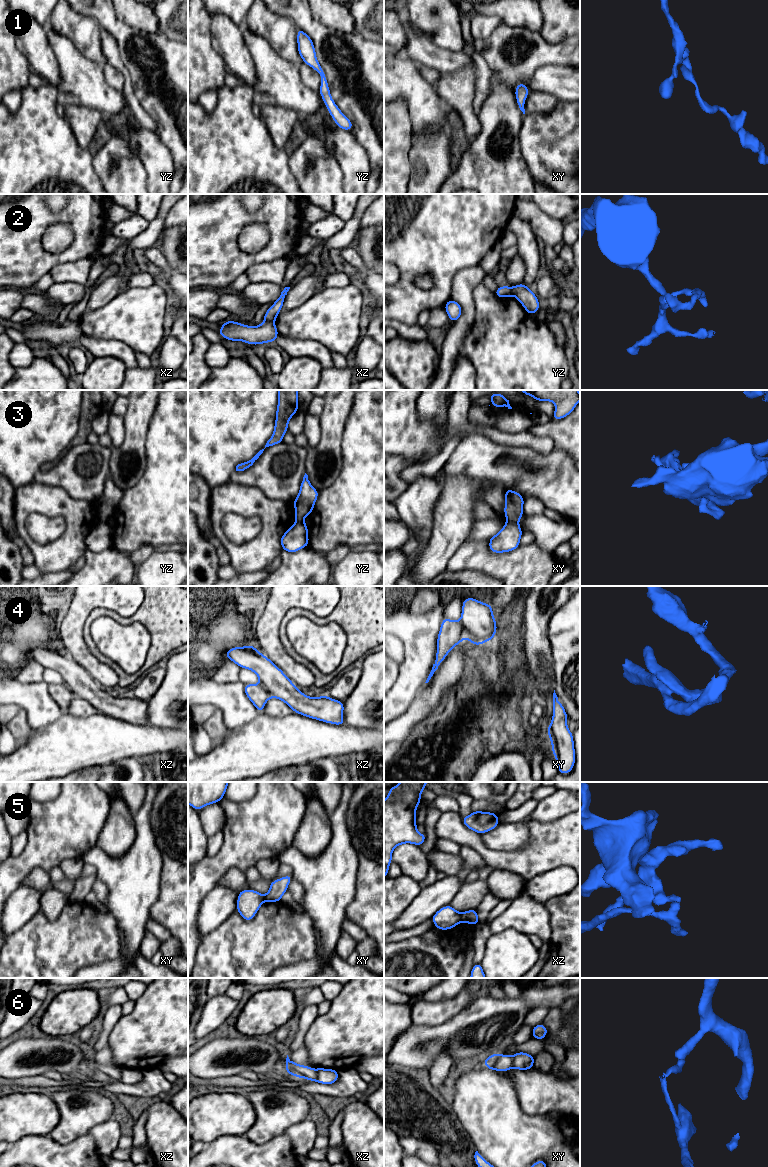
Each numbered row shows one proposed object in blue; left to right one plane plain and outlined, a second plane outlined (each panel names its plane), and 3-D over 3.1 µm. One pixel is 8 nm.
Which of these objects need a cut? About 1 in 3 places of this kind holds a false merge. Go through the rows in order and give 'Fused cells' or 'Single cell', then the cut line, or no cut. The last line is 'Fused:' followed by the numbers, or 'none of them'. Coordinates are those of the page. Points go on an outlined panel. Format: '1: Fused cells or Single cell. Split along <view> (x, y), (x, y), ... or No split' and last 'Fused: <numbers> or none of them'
1: Single cell. No split
2: Fused cells. Split along xz (273, 321), (264, 322)
3: Fused cells. Split along xy (507, 520), (517, 522)
4: Single cell. No split
5: Fused cells. Split along xz (459, 913), (461, 921)
6: Fused cells. Split along xz (315, 1070), (316, 1080)
Fused: 2, 3, 5, 6

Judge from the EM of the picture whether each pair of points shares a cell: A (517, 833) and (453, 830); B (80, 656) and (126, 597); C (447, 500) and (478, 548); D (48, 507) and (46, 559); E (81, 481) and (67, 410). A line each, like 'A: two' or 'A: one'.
A: two
B: one
C: two
D: one
E: two

